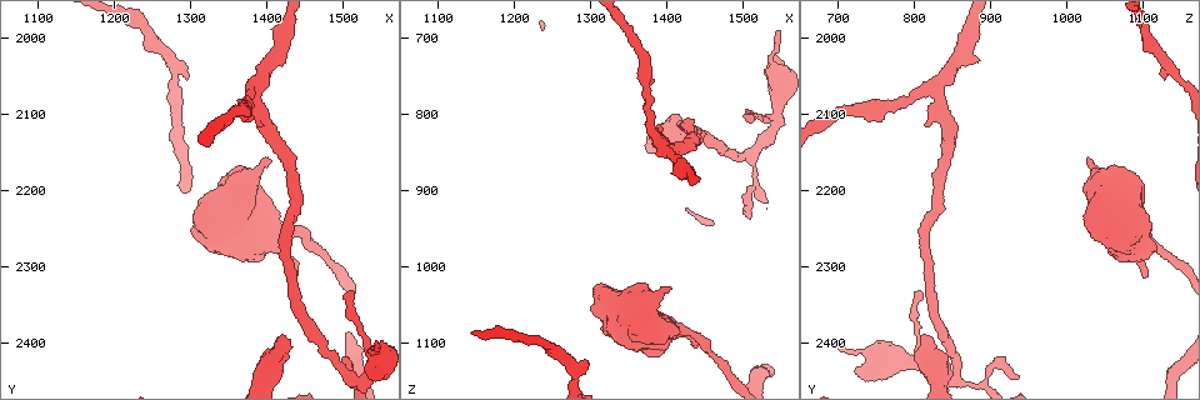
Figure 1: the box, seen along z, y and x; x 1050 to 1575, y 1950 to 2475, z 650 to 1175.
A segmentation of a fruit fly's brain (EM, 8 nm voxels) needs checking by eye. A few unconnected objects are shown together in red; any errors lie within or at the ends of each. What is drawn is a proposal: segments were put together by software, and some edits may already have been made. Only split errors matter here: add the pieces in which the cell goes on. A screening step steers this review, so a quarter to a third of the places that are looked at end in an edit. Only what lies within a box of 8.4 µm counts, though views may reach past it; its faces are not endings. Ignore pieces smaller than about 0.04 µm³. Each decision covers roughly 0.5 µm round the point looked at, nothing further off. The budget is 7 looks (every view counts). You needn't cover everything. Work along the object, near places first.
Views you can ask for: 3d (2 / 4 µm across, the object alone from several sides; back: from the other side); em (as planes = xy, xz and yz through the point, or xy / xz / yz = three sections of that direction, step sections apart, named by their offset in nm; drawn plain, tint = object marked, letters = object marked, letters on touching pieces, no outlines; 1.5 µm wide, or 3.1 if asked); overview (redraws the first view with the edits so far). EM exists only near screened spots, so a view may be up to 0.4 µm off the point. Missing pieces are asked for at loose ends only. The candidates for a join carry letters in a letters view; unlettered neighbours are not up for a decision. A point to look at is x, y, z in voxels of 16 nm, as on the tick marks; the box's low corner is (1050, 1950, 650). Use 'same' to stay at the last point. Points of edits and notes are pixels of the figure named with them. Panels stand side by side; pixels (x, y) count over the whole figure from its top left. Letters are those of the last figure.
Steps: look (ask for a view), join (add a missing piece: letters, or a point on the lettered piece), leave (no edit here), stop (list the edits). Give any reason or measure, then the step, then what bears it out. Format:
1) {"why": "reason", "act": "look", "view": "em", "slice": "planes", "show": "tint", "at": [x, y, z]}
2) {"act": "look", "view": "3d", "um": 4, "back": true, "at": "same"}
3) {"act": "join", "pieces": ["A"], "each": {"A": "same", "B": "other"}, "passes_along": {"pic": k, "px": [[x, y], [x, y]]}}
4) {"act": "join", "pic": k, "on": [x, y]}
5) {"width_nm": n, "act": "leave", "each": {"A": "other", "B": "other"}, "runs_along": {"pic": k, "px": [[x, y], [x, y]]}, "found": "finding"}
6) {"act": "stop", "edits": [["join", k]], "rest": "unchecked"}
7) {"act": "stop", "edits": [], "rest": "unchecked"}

{"act": "look", "view": "3d", "um": 4, "at": [1440, 2315, 1105]}

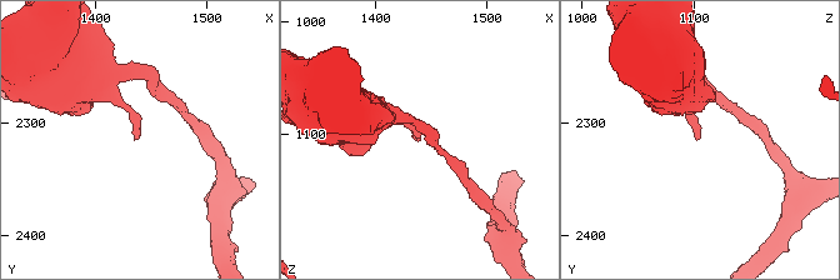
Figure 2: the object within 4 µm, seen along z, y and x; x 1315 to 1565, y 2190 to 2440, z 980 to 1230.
{"act": "look", "view": "em", "slice": "xy", "step": 8, "show": "tint", "at": [1440, 2314, 1102]}

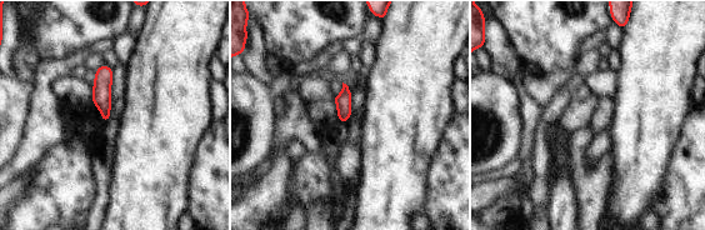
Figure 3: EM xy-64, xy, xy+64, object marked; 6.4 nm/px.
{"why": "cut it another way", "act": "look", "view": "em", "slice": "planes", "show": "letters", "at": "same"}

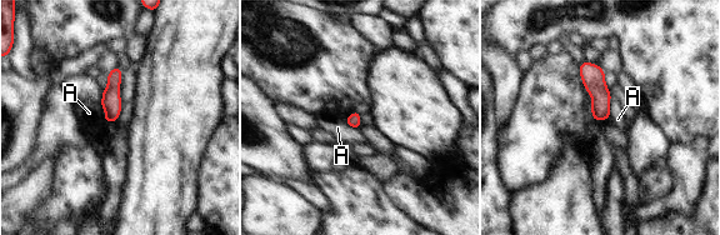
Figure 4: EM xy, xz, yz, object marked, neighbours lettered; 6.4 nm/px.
{"act": "leave", "each": {"A": "other"}, "border": {"pic": 4, "px": [[611, 95], [610, 115], [606, 119]]}, "found": "no lettered piece goes on from it"}

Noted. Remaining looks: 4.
{"why": "free end", "act": "look", "view": "em", "slice": "planes", "show": "letters", "at": [1510, 2445, 935]}

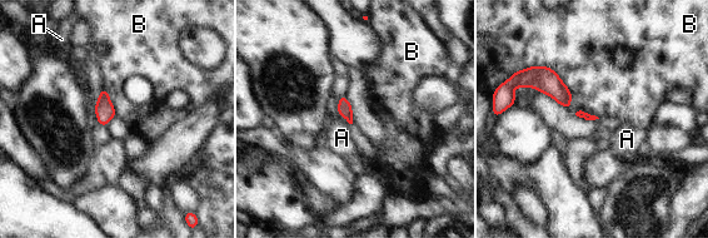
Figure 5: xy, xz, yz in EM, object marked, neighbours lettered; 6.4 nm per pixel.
{"longest_contact_nm": ["B", 400], "act": "leave", "each": {"A": "other", "B": "other"}, "border": {"pic": 5, "px": [[525, 68], [549, 67], [569, 109]]}, "found": "none of them fits"}

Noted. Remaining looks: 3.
{"why": "stops while still wide", "act": "look", "view": "3d", "um": 4, "back": true, "at": [1375, 2175, 1080]}

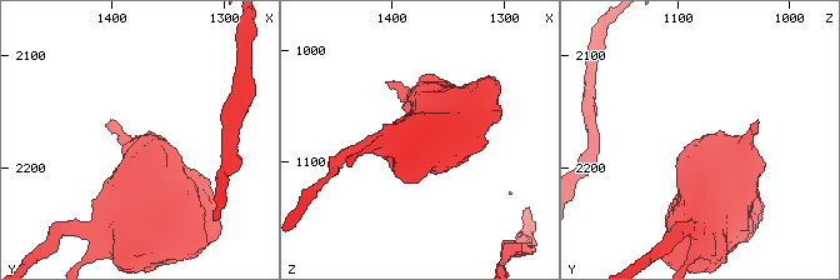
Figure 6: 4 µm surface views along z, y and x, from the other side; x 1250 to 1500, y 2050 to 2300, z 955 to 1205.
{"why": "shape alone is not enough", "act": "look", "view": "em", "slice": "planes", "show": "letters", "at": [1370, 2170, 1078]}

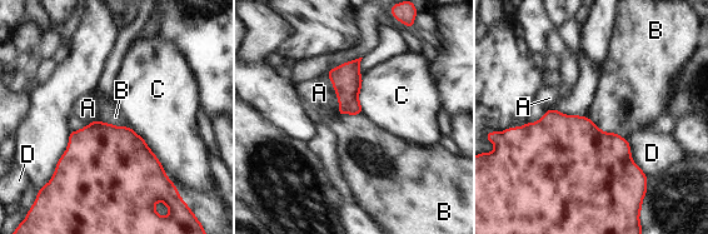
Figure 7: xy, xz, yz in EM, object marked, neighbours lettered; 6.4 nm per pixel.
{"act": "leave", "each": {"A": "other", "B": "other", "C": "other", "D": "other"}, "border": {"pic": 7, "px": [[587, 116], [602, 130], [627, 140]]}, "found": "none of them fits"}

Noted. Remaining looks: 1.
{"act": "stop", "edits": [], "rest": "unchecked"}

